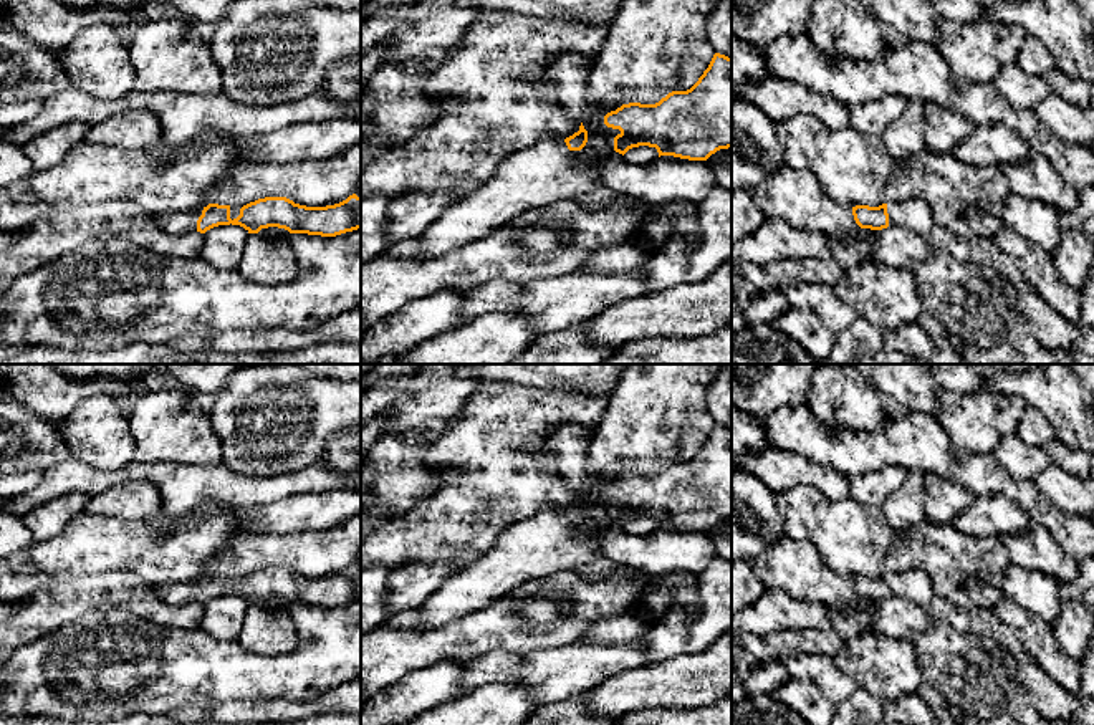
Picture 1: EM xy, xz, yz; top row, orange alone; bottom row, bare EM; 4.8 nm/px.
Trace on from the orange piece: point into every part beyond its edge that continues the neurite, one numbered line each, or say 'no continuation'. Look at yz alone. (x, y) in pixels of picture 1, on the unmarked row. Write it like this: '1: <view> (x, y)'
1: yz (916, 586)

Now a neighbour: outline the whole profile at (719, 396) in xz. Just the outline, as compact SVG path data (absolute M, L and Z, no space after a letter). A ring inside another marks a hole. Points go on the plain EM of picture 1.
M720 364L705 399L715 422L732 429L732 364Z

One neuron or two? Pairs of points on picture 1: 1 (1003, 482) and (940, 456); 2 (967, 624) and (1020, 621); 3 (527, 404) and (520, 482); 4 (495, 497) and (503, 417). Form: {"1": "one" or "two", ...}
{"1": "one", "2": "two", "3": "one", "4": "one"}

